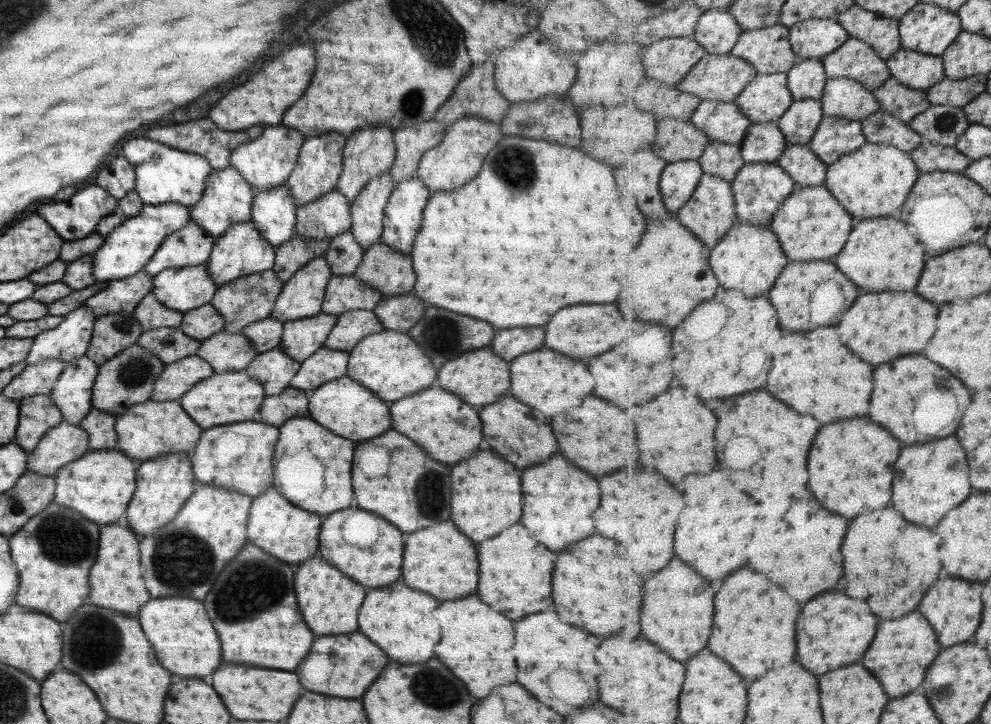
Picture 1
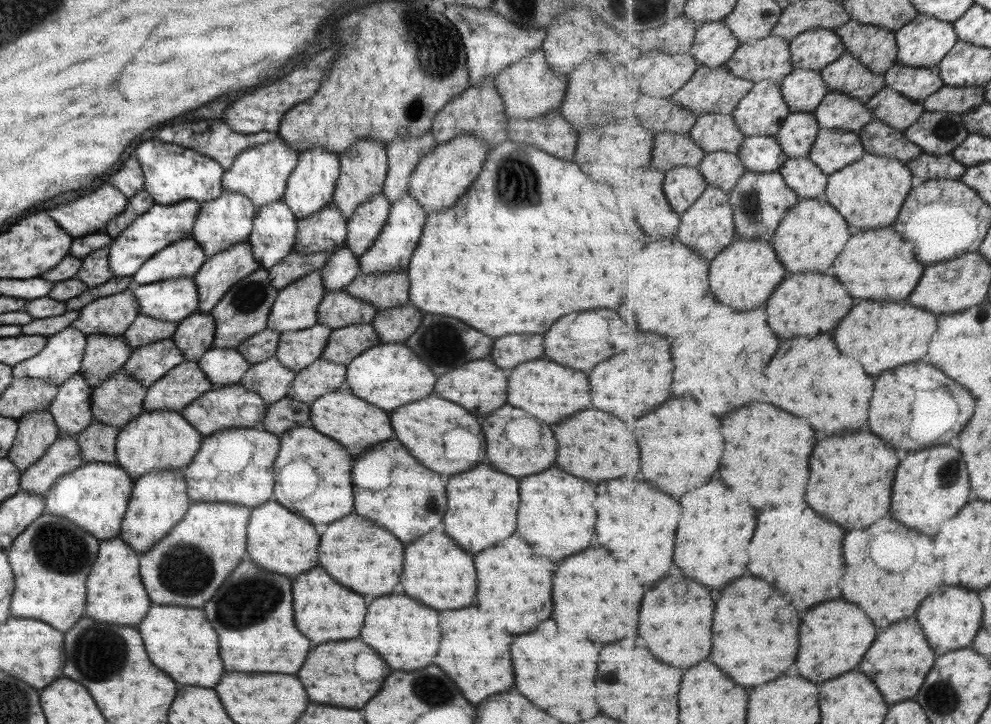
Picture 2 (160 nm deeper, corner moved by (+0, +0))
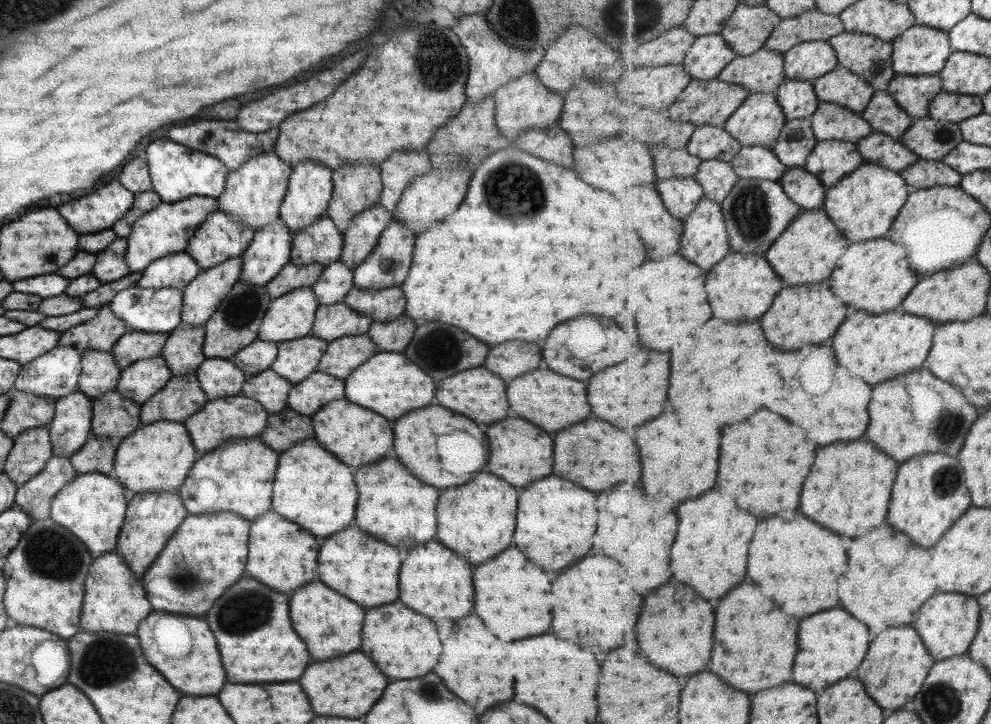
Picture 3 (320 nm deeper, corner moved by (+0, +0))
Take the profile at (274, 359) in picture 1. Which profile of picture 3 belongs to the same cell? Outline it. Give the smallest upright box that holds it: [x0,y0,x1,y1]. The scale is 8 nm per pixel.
[240,369,291,415]

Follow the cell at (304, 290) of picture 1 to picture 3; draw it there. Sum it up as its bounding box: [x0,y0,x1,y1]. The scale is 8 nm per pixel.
[256,288,317,343]

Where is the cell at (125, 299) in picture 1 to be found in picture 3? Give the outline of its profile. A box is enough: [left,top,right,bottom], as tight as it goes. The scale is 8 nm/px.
[58,304,125,355]

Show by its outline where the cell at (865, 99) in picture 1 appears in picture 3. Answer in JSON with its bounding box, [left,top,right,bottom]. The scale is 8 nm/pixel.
[811,101,873,142]

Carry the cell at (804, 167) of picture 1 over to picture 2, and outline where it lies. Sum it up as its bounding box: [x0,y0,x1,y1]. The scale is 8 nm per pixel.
[779,157,829,198]

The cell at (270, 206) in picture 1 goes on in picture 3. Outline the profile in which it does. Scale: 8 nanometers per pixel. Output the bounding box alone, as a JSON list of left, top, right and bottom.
[237,218,291,287]

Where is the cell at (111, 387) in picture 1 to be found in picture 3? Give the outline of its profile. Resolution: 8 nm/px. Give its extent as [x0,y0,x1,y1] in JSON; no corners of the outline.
[90,390,139,446]

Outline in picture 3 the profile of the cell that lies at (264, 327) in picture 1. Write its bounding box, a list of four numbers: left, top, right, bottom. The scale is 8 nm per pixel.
[231,338,278,378]

